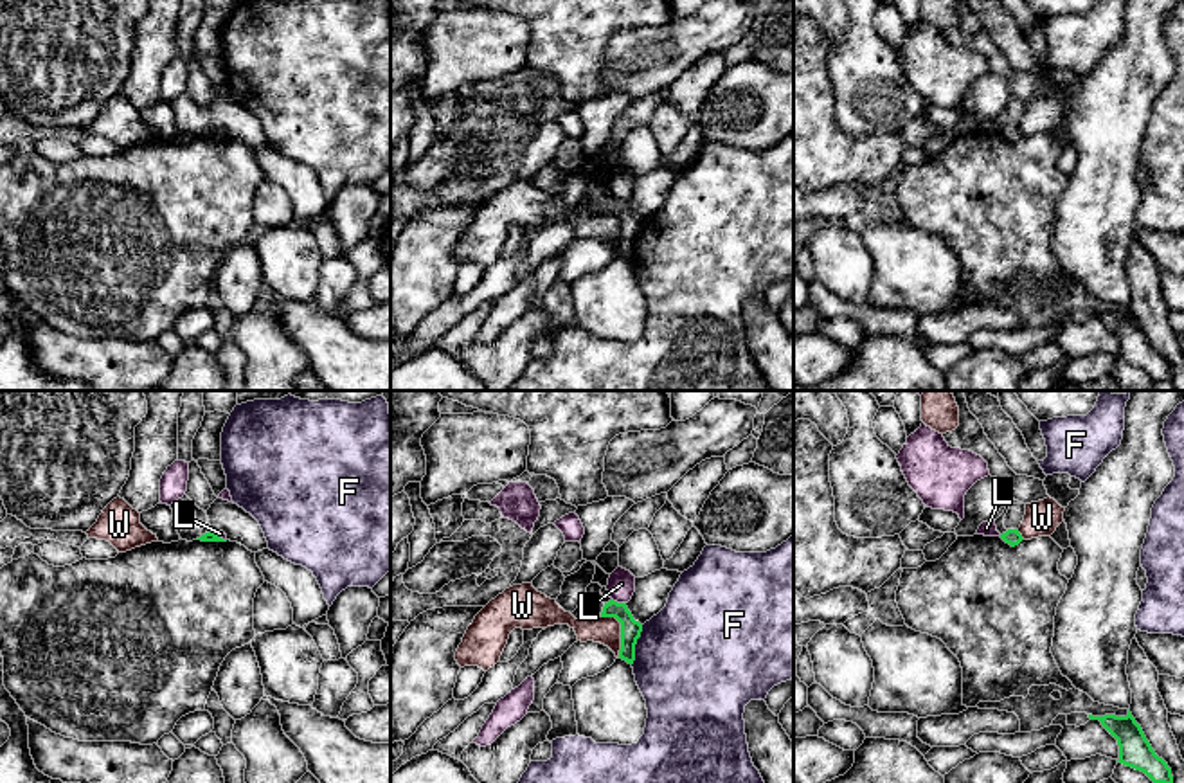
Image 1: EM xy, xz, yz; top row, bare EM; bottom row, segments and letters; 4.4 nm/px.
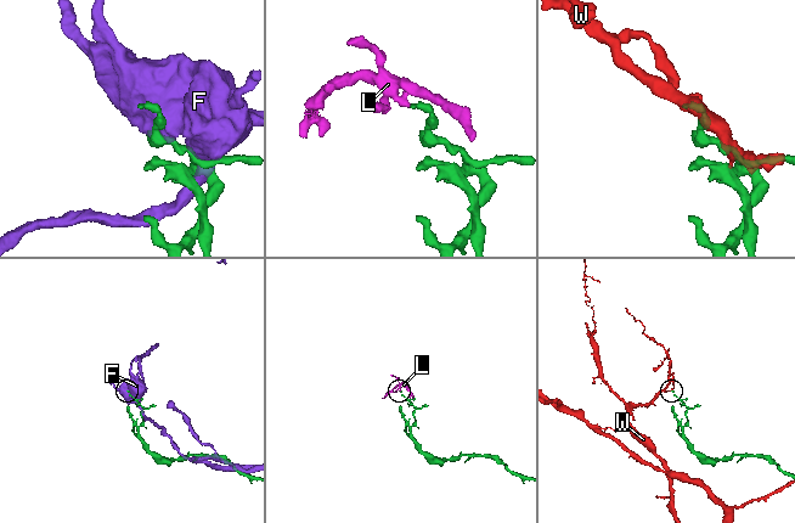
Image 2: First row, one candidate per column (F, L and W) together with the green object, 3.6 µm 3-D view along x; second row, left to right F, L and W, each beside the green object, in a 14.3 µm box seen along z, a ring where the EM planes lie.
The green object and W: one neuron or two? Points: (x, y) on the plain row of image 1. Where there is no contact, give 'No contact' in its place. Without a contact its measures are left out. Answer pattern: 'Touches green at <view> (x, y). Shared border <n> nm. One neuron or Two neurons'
Touches green at xz (621, 229). Shared border 200 nm. Two neurons

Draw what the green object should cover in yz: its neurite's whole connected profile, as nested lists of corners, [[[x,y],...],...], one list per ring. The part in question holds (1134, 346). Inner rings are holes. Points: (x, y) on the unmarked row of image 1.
[[[1130,306],[1126,313],[1105,311],[1092,313],[1117,337],[1119,360],[1144,369],[1153,380],[1171,382],[1173,373],[1168,360],[1155,351],[1150,338],[1146,337],[1141,322],[1132,313]]]

